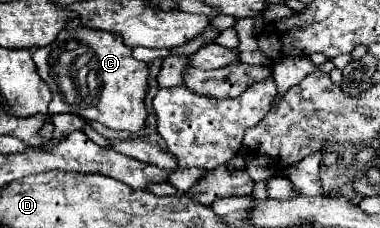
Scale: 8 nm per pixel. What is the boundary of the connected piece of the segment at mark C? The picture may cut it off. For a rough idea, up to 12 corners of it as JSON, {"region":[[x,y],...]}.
{"region":[[66,28],[34,50],[70,112],[130,134],[146,126],[148,64],[118,34]]}

